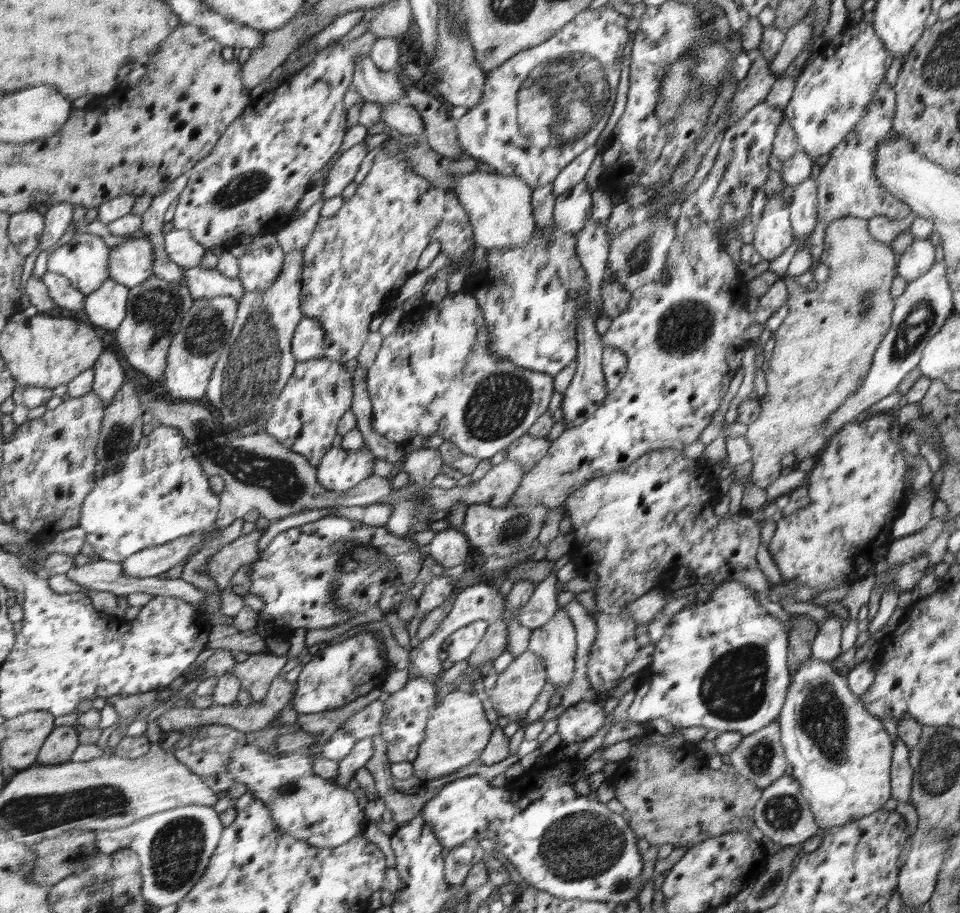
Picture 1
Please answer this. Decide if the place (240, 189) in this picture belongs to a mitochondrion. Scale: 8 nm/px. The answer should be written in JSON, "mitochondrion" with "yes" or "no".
{"mitochondrion":"yes"}

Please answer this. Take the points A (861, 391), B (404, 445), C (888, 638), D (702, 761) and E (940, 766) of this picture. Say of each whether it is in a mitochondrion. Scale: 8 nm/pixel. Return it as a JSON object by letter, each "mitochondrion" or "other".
{"A":"other","B":"other","C":"other","D":"other","E":"mitochondrion"}

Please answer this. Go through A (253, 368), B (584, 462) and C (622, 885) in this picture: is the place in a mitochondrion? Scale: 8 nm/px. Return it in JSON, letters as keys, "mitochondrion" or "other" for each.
{"A":"mitochondrion","B":"other","C":"mitochondrion"}

